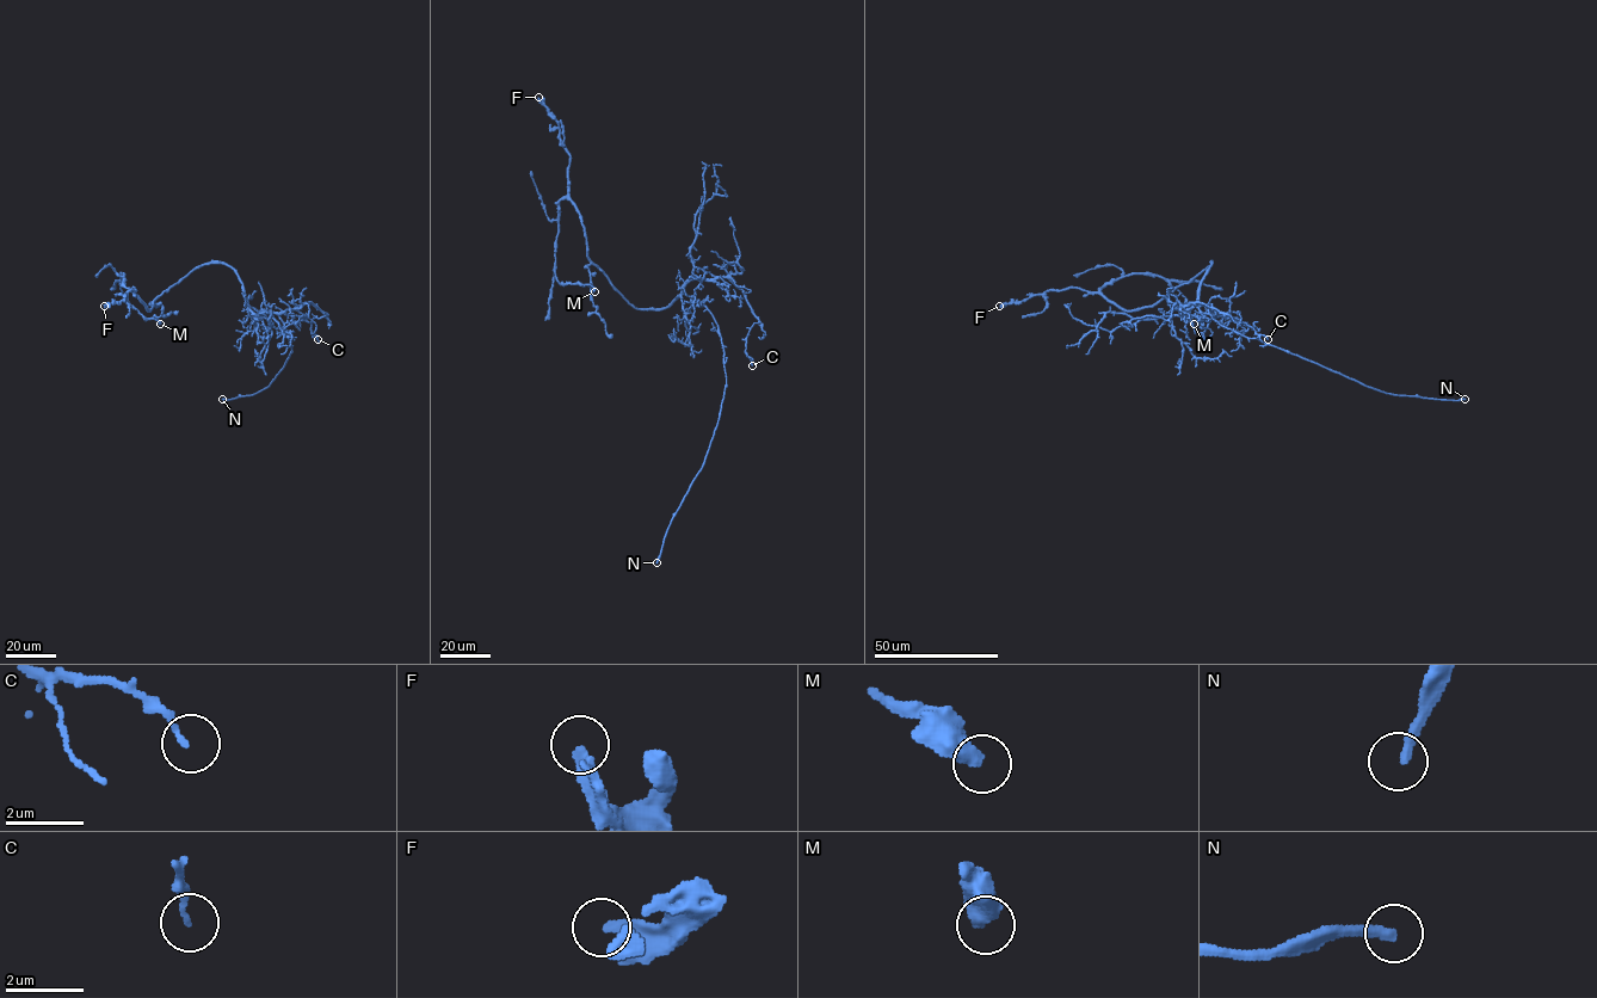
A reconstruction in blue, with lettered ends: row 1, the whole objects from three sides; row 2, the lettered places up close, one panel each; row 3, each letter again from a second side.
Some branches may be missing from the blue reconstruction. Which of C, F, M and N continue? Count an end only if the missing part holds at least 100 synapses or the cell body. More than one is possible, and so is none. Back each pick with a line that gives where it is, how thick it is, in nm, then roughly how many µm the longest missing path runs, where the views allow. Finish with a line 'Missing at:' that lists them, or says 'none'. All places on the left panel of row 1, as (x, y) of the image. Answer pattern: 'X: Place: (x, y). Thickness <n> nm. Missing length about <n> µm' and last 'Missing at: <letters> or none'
N: Place: (222, 399). Thickness 280 nm. Missing length about 45 µm
Missing at: N

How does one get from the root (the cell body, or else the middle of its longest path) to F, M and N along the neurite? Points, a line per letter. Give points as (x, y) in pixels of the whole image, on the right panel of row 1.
F: (1201, 283), (1212, 263), (1160, 300), (1132, 310), (1118, 308), (1098, 294), (1074, 287), (1046, 290), (999, 306)
M: (1201, 283), (1212, 263), (1152, 306), (1122, 309), (1101, 290), (1133, 273), (1160, 276), (1184, 297), (1194, 324)
N: (1201, 283), (1198, 308), (1244, 336), (1385, 393), (1465, 399)

